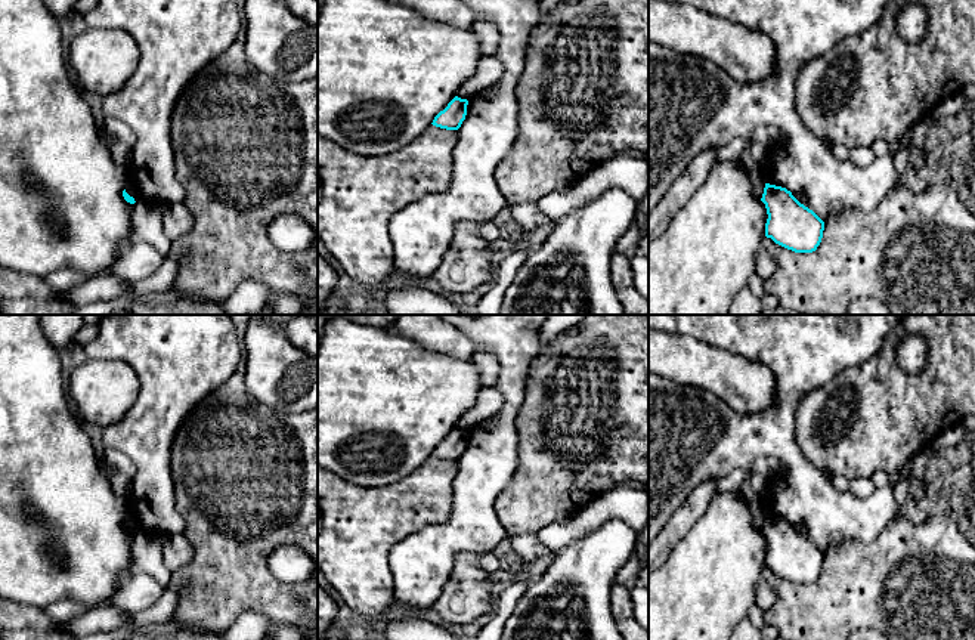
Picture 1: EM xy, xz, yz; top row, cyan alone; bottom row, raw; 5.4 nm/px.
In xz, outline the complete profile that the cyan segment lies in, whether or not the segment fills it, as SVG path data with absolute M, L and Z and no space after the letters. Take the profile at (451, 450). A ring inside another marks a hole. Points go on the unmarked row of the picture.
M455 427L448 438L434 448L431 455L446 461L458 461L465 451L467 436L467 430Z

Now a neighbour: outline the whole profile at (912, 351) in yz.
M906 336L897 344L897 362L906 374L917 374L926 365L928 344L923 337Z

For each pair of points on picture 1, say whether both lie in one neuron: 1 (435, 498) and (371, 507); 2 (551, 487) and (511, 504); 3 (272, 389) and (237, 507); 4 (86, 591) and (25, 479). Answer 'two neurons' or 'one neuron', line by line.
1: one neuron
2: one neuron
3: two neurons
4: one neuron

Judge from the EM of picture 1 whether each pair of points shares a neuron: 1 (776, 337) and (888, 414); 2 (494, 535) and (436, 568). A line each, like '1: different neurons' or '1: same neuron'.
1: different neurons
2: same neuron

